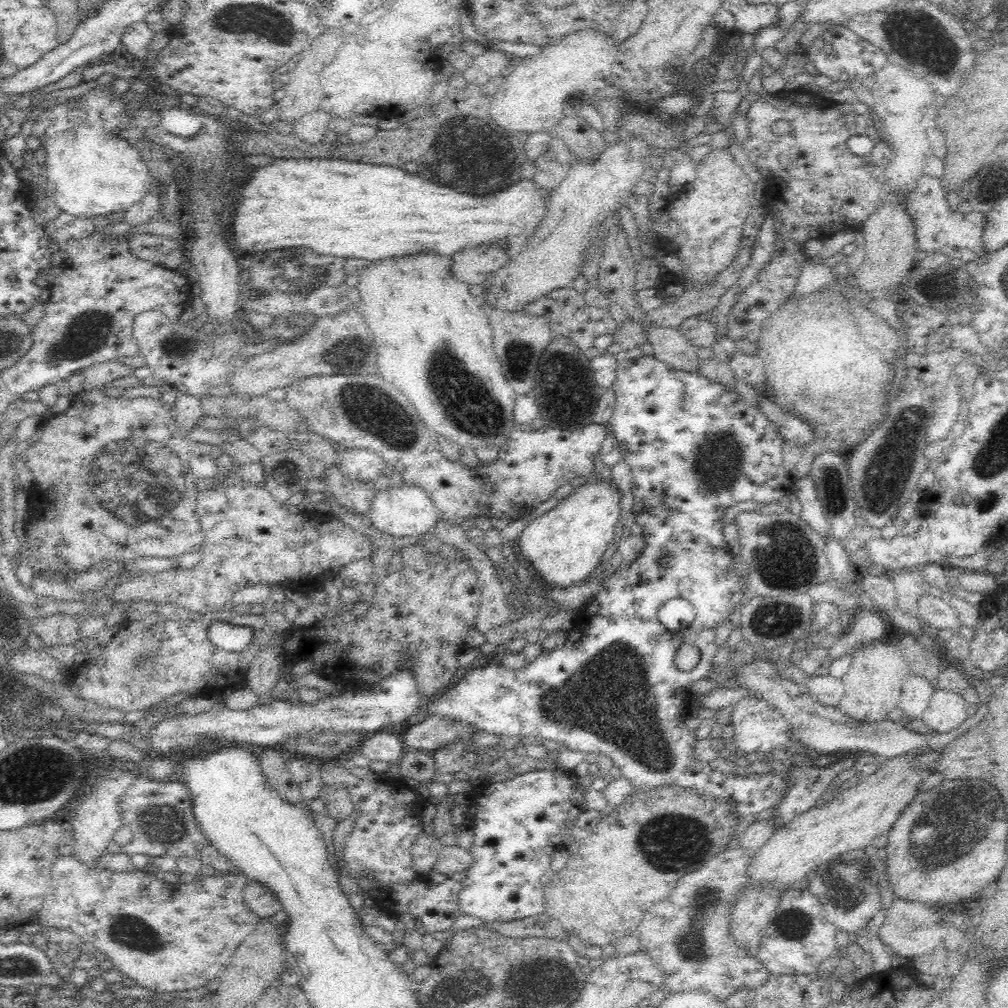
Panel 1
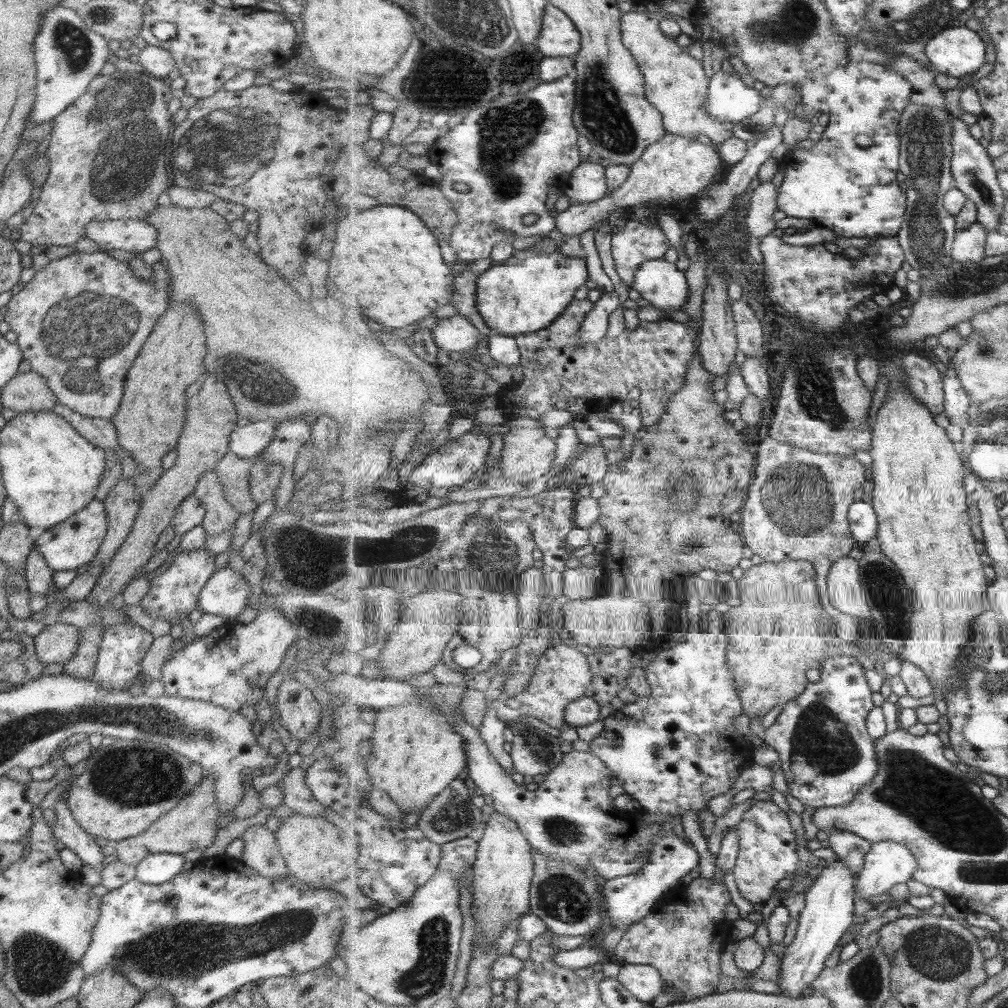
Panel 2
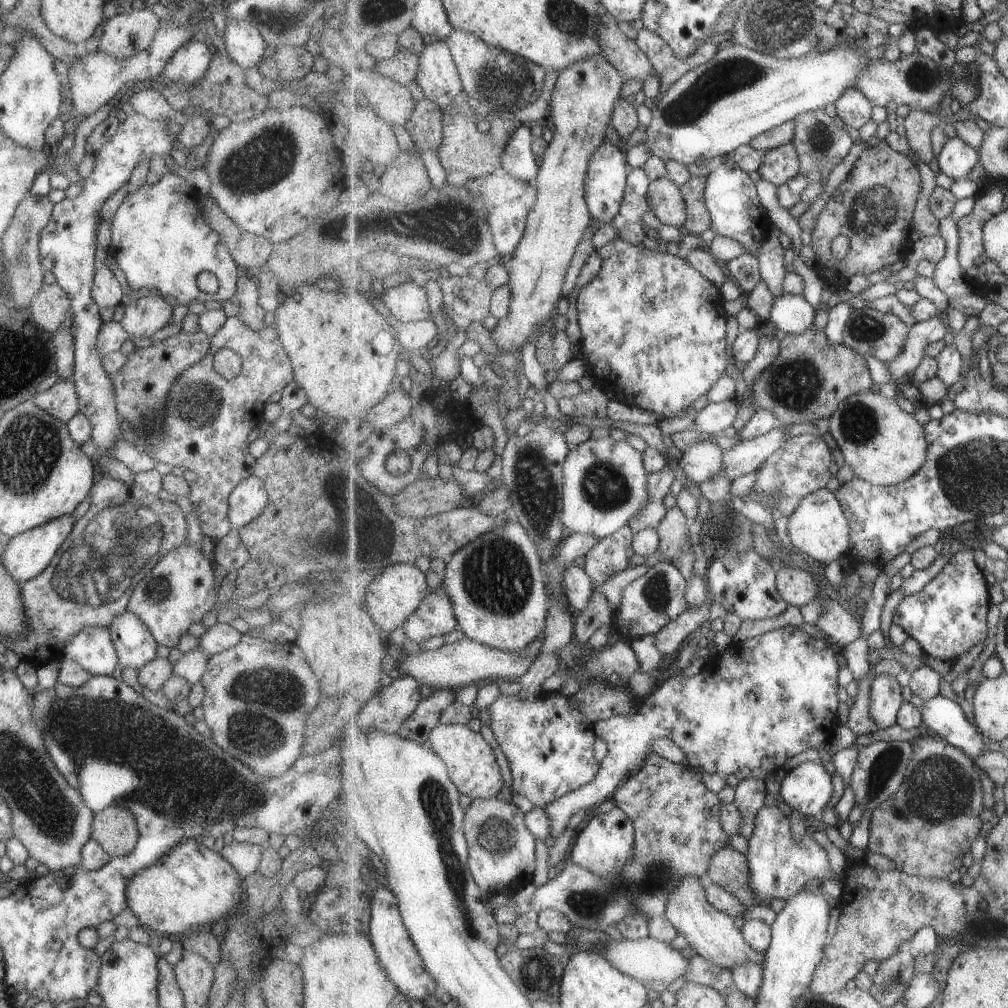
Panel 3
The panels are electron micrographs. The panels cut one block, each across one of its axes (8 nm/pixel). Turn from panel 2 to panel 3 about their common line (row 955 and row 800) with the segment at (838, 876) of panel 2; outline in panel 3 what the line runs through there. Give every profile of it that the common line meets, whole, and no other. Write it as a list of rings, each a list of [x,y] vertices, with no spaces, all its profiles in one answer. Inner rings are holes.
[[[808,761],[787,771],[780,795],[792,809],[819,818],[835,792],[834,777],[822,763]]]

